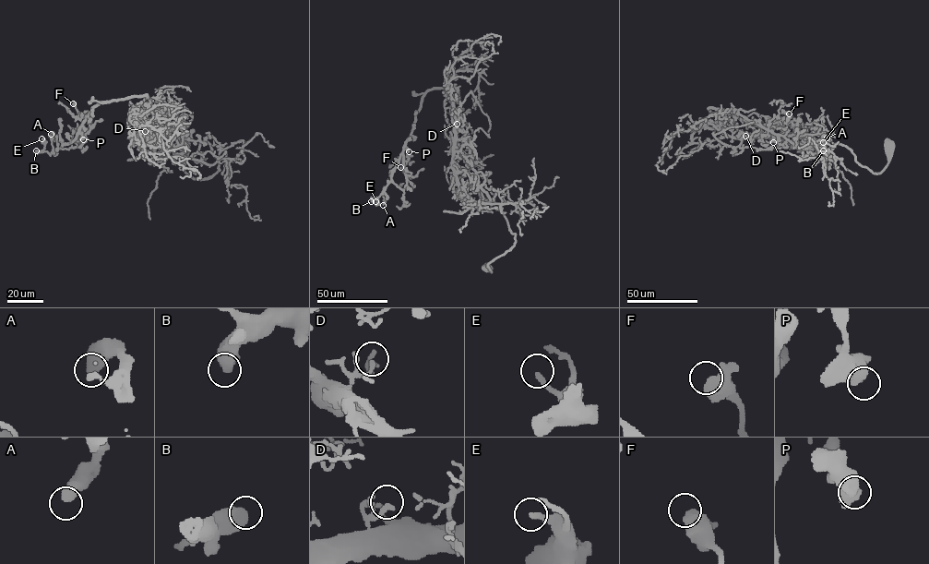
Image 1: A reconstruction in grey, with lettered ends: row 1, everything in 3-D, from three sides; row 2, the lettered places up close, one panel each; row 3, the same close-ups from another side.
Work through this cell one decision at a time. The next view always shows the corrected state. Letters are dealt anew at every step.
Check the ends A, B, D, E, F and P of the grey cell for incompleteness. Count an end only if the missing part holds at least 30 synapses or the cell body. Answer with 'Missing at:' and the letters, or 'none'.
Missing at: none

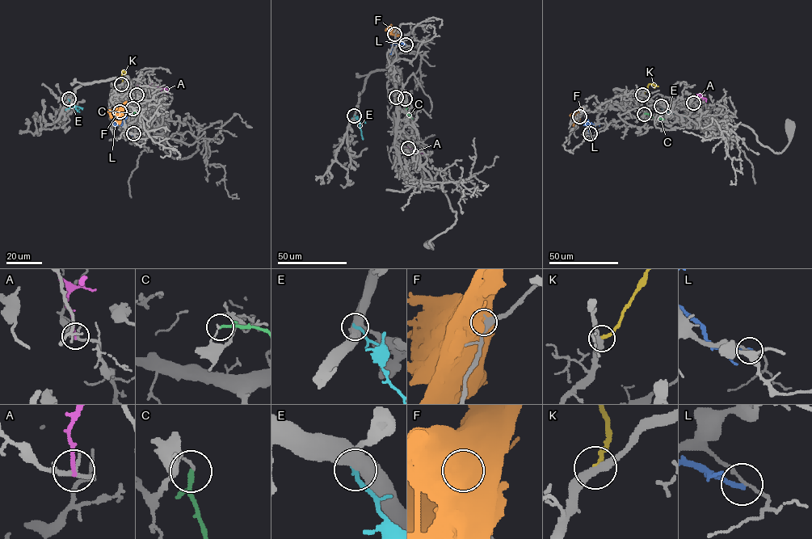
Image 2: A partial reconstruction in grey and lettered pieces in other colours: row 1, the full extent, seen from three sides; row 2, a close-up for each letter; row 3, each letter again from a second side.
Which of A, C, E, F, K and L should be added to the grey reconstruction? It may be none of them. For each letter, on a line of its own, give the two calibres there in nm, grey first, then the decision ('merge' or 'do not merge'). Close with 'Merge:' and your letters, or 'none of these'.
A: 160 nm thick on the grey side, 180 nm on the other; do not merge
C: 100 nm thick on the grey side, 140 nm on the other; do not merge
E: 460 nm thick on the grey side, 220 nm on the other; do not merge
F: 420 nm thick on the grey side, 800 nm on the other; do not merge
K: 420 nm thick on the grey side, 240 nm on the other; do not merge
L: 120 nm thick on the grey side, 240 nm on the other; do not merge
Merge: none of these

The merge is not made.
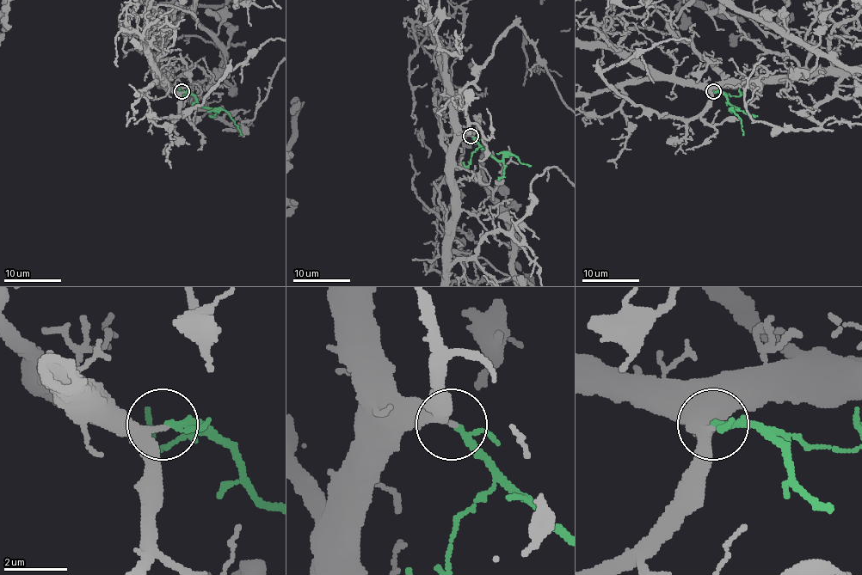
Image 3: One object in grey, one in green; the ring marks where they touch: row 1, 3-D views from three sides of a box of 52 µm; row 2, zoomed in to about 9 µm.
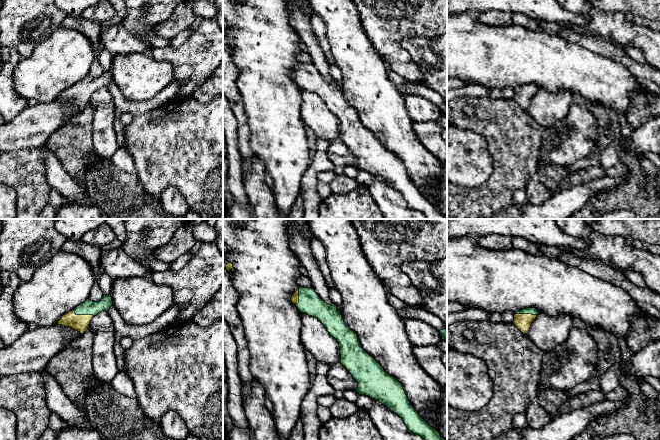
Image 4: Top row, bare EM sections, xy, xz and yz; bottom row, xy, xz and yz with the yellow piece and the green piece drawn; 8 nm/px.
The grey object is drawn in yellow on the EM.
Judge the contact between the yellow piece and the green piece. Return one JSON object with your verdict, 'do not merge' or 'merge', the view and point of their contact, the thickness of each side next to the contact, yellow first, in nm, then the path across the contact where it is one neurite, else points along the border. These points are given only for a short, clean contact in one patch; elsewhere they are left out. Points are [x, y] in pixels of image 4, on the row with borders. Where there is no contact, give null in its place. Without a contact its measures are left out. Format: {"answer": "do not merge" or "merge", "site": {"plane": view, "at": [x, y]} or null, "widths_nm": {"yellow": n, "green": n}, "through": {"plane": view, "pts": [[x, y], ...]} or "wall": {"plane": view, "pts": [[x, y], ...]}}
{"answer": "merge", "site": {"plane": "xy", "at": [83, 315]}, "widths_nm": {"yellow": 130, "green": 120}}

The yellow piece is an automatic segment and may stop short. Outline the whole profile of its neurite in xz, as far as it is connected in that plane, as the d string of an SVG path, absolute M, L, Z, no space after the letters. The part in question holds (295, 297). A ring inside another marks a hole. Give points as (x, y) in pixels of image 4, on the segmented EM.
M300 287L291 297L292 303L296 305L301 313L318 319L333 336L340 347L341 364L349 371L358 383L356 392L366 395L388 407L403 419L407 428L414 434L421 436L424 440L445 440L440 433L431 427L410 404L402 384L393 376L389 375L383 367L370 356L360 345L357 334L351 330L337 311L335 304L325 303L313 288Z

